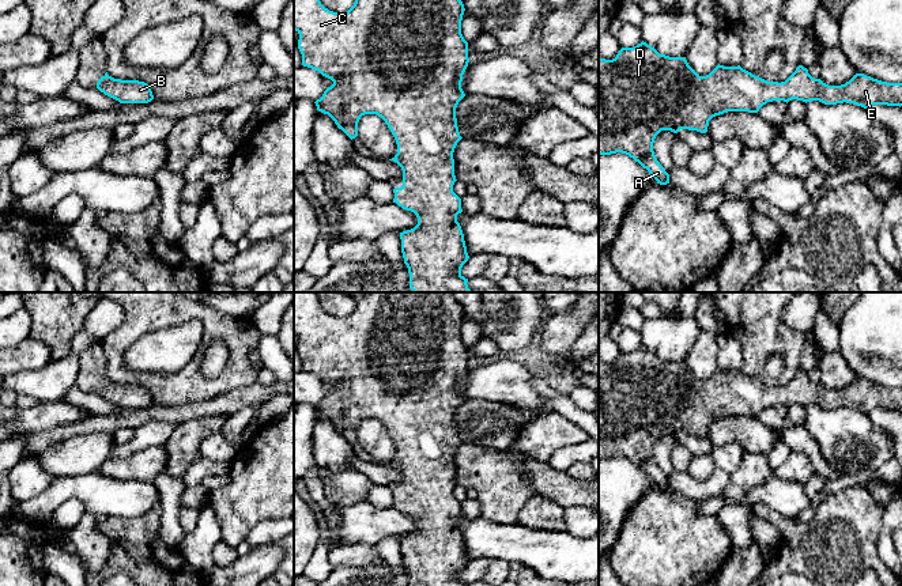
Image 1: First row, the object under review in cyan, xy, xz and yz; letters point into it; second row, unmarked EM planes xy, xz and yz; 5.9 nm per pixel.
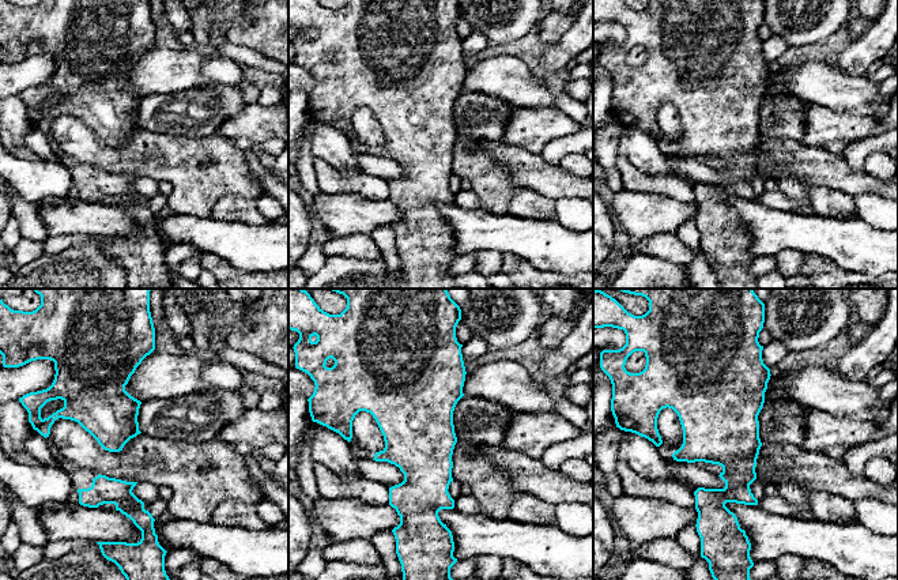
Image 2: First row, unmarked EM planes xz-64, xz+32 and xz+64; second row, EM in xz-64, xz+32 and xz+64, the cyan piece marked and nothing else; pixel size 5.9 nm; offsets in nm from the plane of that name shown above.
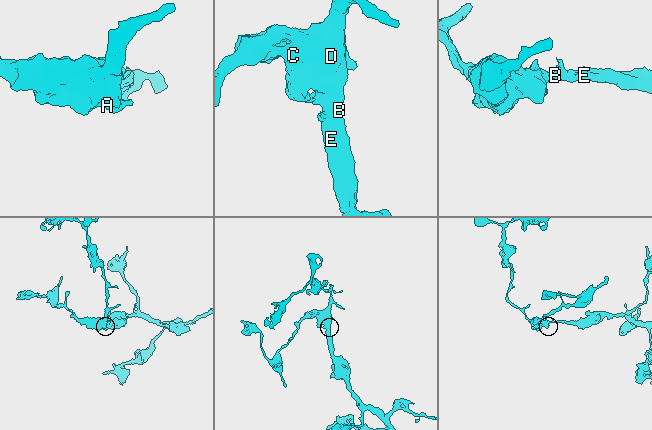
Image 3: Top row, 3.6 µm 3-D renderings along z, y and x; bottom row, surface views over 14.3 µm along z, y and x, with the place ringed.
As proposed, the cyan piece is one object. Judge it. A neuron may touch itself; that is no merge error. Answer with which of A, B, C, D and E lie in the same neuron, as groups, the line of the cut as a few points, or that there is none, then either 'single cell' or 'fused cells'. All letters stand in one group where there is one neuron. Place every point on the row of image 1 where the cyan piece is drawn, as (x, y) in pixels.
A B C D E; no cut; single cell

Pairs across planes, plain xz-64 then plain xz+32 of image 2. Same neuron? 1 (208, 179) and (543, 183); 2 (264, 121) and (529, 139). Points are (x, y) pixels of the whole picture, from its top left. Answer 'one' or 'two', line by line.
1: two
2: one

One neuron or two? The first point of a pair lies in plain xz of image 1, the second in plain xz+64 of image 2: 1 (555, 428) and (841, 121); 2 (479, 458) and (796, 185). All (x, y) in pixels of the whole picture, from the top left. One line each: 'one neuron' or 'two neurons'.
1: one neuron
2: one neuron

